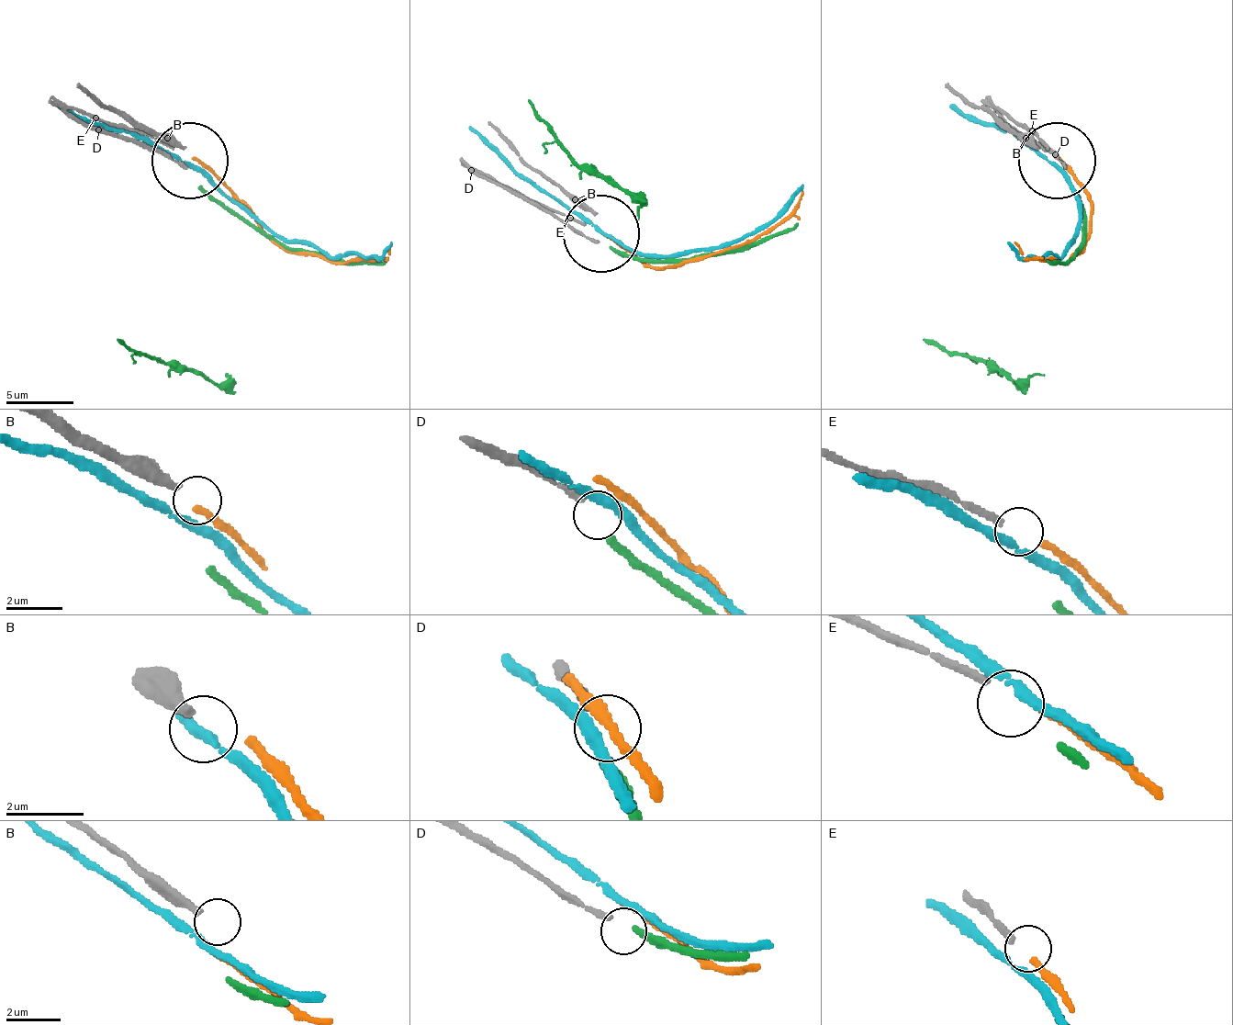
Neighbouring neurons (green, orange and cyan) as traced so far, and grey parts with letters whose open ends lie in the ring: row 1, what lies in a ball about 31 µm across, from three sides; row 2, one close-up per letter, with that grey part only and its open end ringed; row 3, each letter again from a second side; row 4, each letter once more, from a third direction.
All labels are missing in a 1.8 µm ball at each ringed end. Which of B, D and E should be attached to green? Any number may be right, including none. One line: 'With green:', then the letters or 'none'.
With green: none

